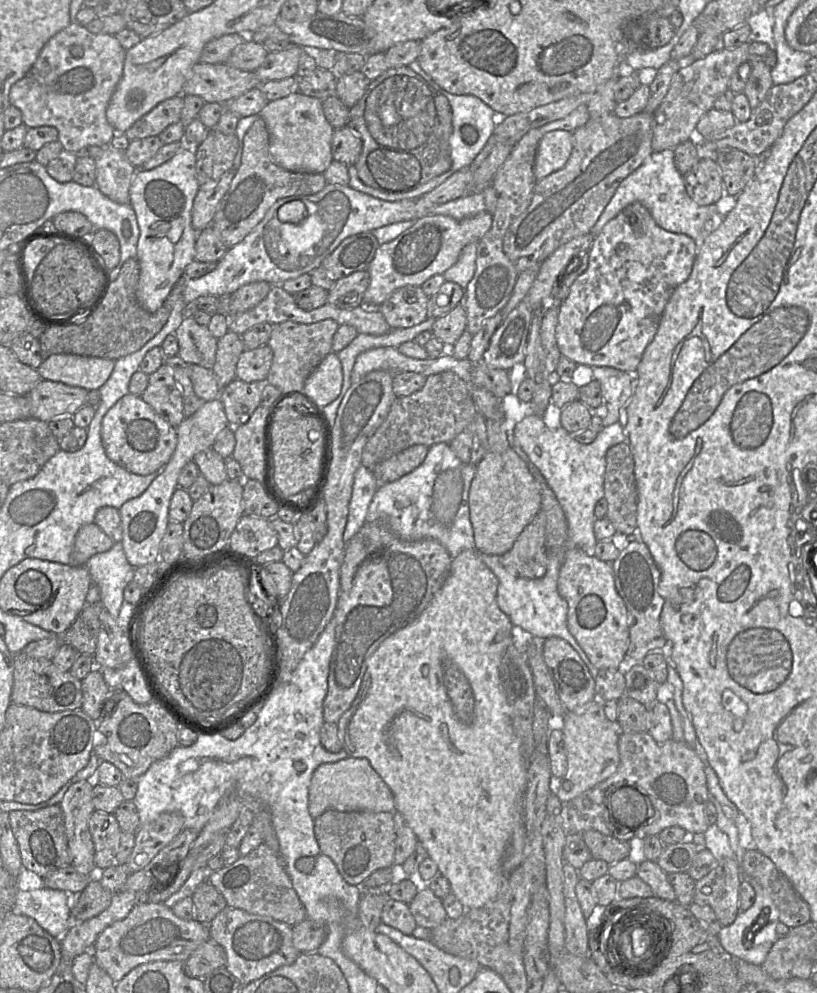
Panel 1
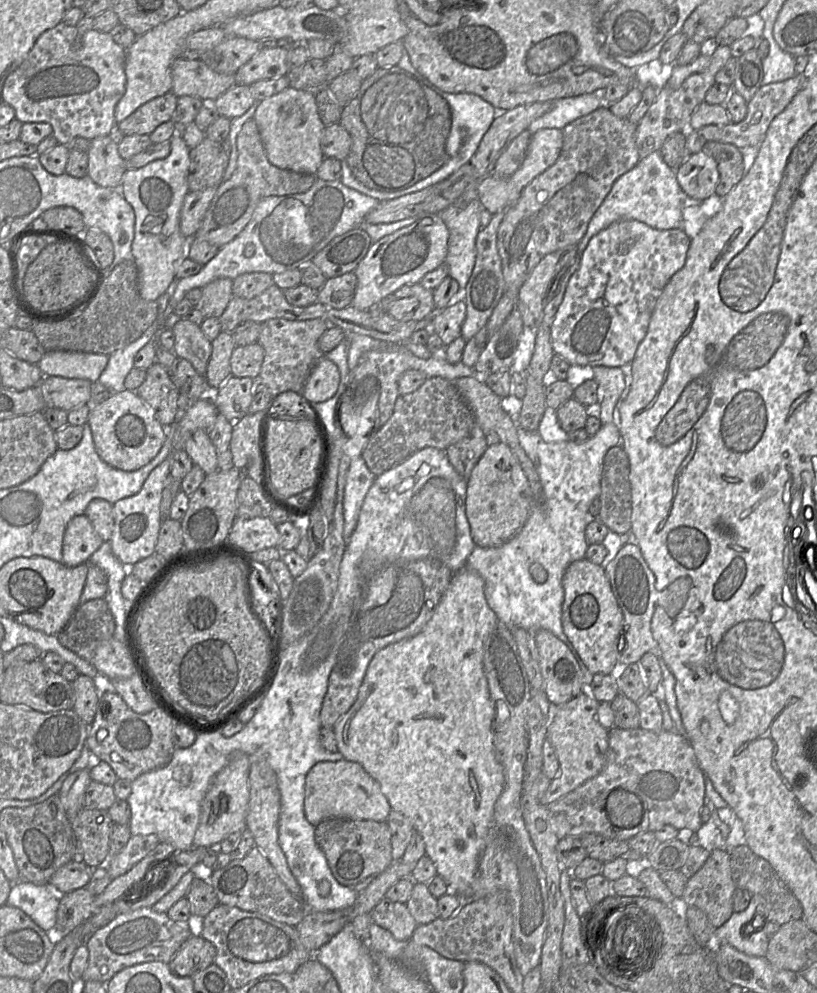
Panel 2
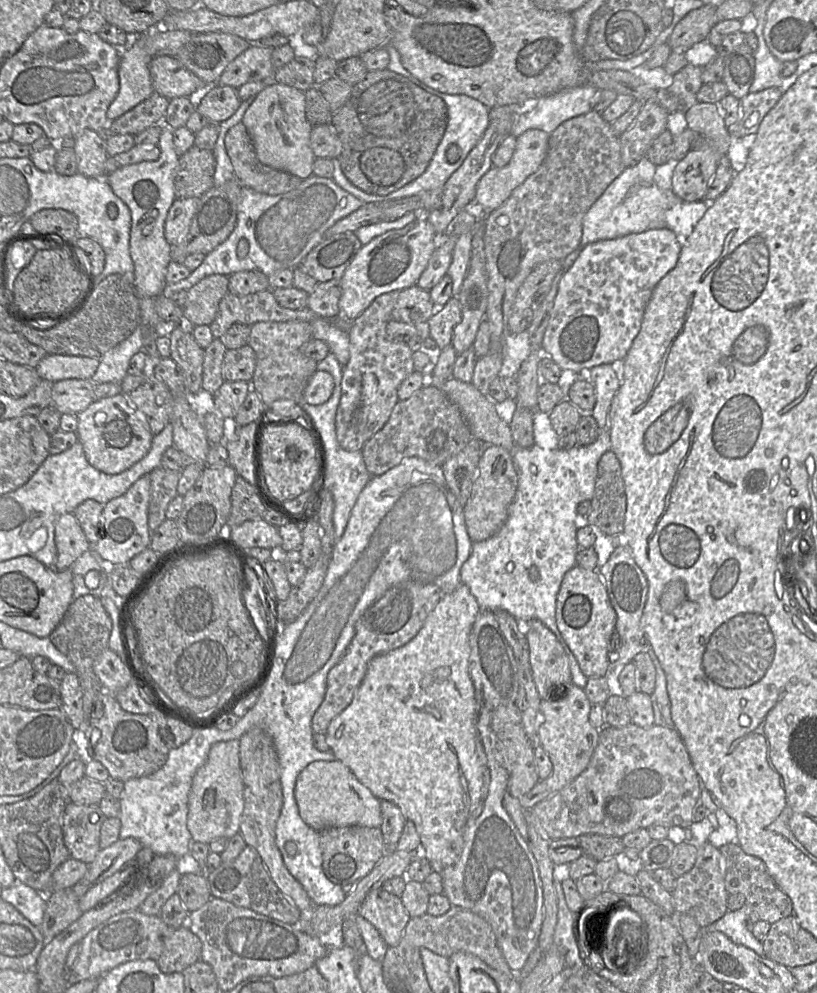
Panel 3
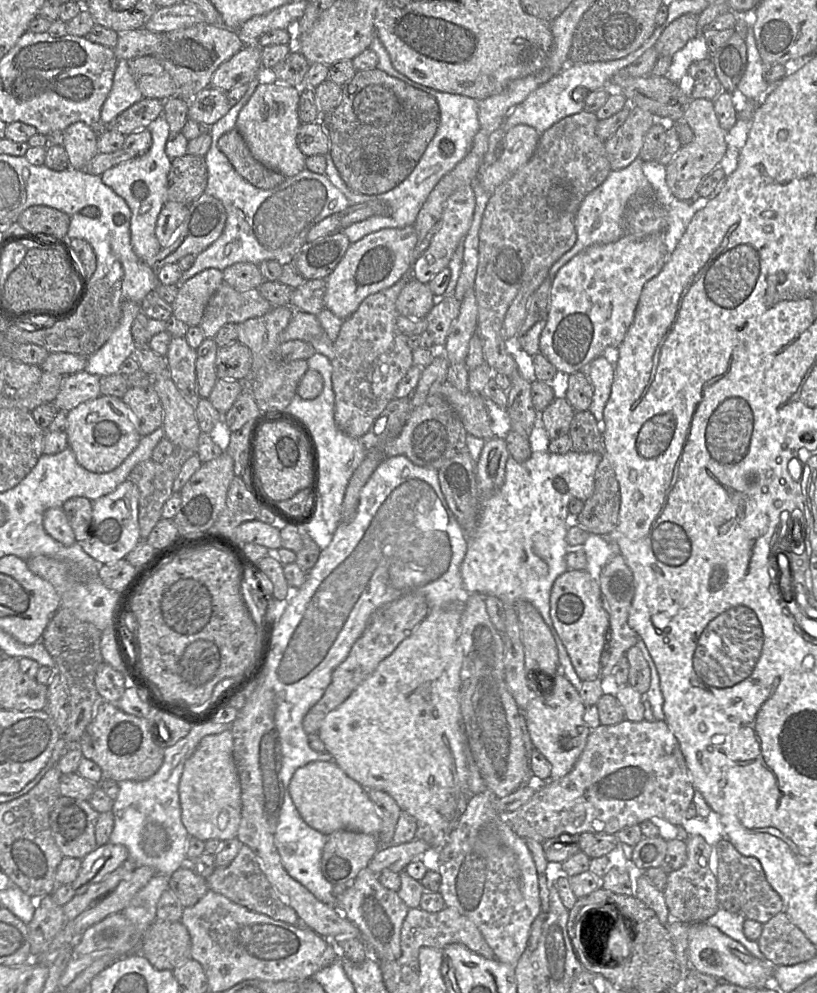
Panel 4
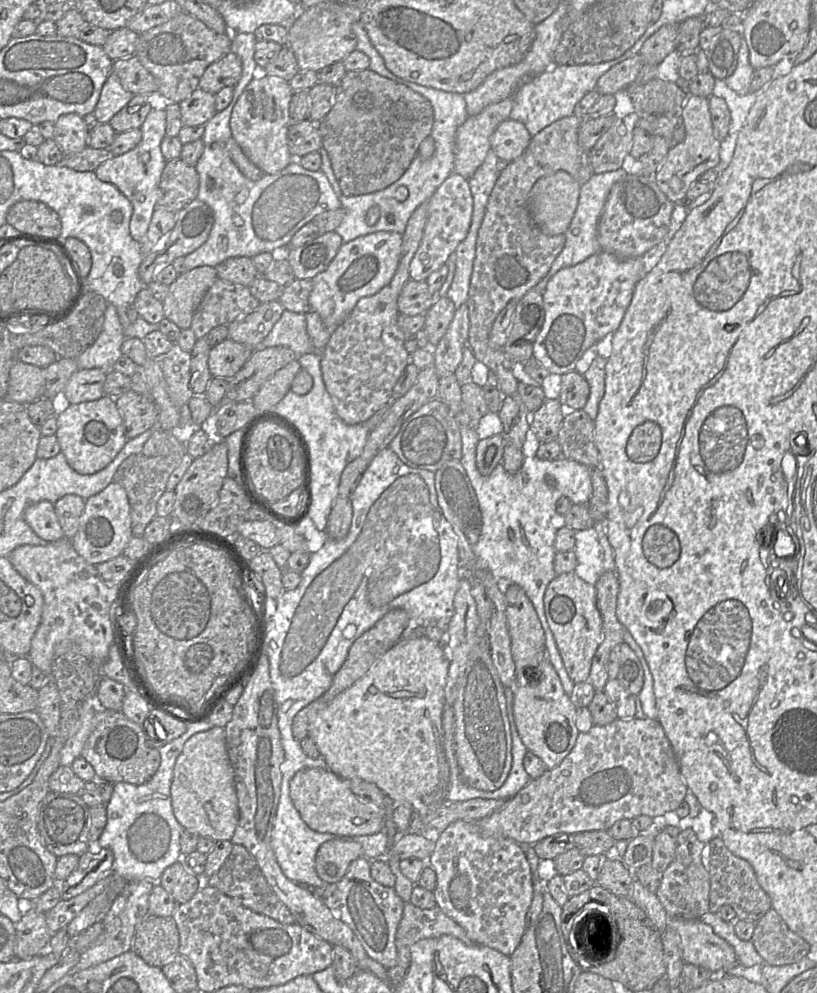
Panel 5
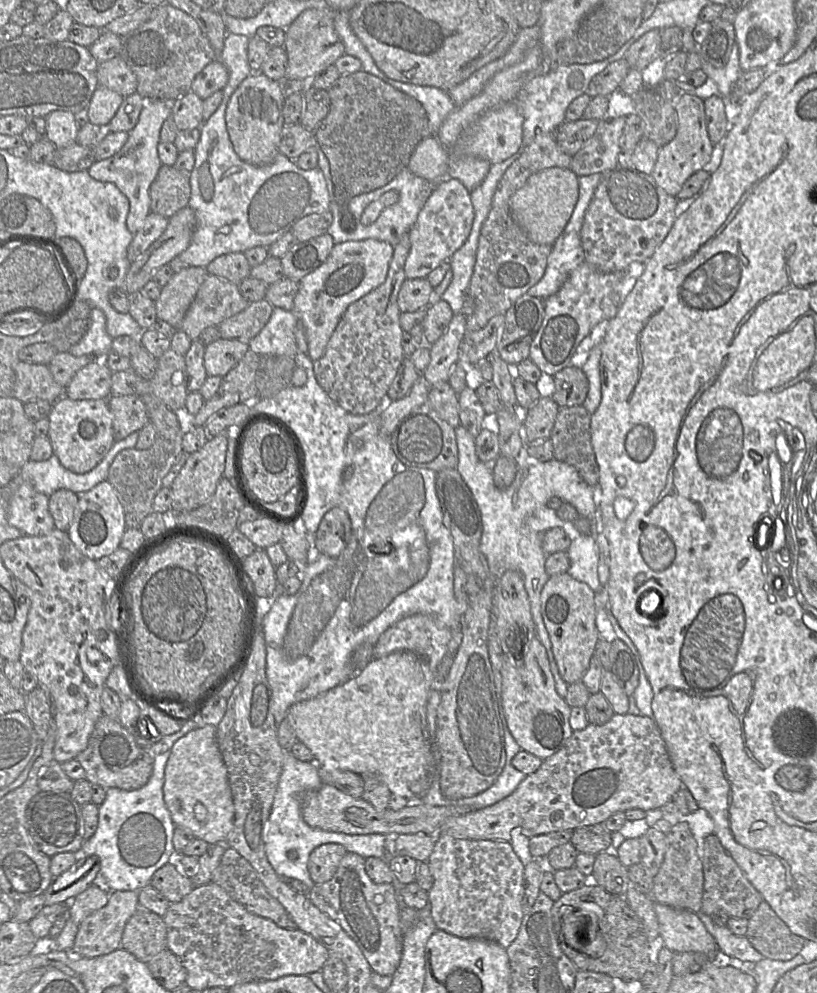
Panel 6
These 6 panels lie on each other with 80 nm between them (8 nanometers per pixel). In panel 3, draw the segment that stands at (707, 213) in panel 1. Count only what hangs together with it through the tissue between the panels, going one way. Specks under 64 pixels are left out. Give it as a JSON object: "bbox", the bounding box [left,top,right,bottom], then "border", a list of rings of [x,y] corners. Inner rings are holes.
{"bbox":[562,157,671,271],"border":[[[644,157],[633,166],[626,167],[622,173],[615,178],[602,195],[593,203],[585,214],[582,221],[582,237],[578,247],[562,260],[563,271],[570,268],[578,258],[583,248],[596,241],[614,239],[629,233],[641,232],[648,229],[660,229],[666,227],[666,211],[671,208],[670,201],[654,181],[656,165]]]}

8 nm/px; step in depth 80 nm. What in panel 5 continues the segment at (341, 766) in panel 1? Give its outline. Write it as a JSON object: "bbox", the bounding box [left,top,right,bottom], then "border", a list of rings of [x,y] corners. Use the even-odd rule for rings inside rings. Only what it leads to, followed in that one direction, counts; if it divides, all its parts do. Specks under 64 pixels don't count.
{"bbox":[290,768,386,837],"border":[[[328,768],[298,771],[290,781],[290,797],[307,826],[319,833],[356,837],[376,834],[385,828],[386,818],[381,810],[359,800],[351,791],[348,780]]]}

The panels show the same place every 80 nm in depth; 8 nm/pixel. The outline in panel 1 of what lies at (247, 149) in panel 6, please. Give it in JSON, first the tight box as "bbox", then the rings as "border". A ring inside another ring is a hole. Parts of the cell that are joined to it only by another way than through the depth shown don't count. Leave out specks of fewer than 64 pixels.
{"bbox":[258,92,334,173],"border":[[[300,92],[268,101],[258,114],[269,133],[269,151],[274,162],[293,172],[323,173],[334,160],[331,143],[334,128],[327,121],[322,100]]]}

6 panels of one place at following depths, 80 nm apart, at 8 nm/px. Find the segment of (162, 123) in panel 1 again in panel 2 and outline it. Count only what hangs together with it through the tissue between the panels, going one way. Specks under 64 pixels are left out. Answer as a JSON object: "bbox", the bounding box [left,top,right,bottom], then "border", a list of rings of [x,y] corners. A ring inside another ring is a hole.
{"bbox":[116,92,178,135],"border":[[[172,92],[156,97],[138,109],[116,128],[125,135],[150,135],[160,124],[171,121],[176,110],[178,97]]]}

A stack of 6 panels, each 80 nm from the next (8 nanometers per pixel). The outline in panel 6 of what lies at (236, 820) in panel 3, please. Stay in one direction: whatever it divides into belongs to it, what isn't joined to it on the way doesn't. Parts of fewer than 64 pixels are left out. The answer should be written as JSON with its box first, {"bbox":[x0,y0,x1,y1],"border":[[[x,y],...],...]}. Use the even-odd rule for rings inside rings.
{"bbox":[163,724,235,845],"border":[[[208,724],[188,732],[174,743],[165,767],[163,796],[176,826],[187,828],[196,838],[208,844],[226,845],[234,827],[235,808],[227,768],[216,740],[216,730],[217,727]]]}

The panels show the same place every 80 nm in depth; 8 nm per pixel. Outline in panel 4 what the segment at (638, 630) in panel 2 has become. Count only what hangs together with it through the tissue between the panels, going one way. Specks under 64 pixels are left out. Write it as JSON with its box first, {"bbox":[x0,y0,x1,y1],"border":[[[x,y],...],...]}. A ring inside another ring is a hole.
{"bbox":[599,553,640,679],"border":[[[620,553],[613,555],[603,567],[599,576],[599,584],[603,604],[609,615],[609,628],[600,658],[601,672],[599,679],[604,679],[609,678],[613,667],[622,657],[625,657],[629,648],[636,646],[640,638],[628,624],[629,610],[635,594],[635,581],[631,569]]]}

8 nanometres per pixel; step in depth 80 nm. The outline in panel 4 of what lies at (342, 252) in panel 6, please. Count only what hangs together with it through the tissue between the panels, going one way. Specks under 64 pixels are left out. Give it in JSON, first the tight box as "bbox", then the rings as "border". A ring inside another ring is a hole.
{"bbox":[324,225,418,320],"border":[[[413,225],[404,228],[384,228],[370,233],[360,240],[351,243],[344,257],[335,267],[333,272],[325,278],[326,291],[324,295],[325,308],[342,320],[351,316],[360,303],[369,295],[395,284],[400,278],[410,271],[412,276],[413,251],[417,244],[418,236]]]}

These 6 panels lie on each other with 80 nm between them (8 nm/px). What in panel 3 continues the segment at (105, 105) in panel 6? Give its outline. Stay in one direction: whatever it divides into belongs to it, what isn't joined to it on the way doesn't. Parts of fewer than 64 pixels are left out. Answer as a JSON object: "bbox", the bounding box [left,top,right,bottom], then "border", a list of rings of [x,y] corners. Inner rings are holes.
{"bbox":[107,41,154,121],"border":[[[137,41],[121,50],[118,66],[119,91],[107,110],[110,121],[120,117],[154,93],[150,74],[153,56]]]}

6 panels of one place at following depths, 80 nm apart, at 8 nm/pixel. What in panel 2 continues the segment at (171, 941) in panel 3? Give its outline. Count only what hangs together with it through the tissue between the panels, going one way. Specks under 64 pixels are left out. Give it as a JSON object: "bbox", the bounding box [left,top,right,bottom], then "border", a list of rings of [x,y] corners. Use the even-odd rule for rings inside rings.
{"bbox":[168,935,215,977],"border":[[[200,935],[190,936],[168,962],[171,972],[176,976],[192,977],[214,963],[215,946]]]}

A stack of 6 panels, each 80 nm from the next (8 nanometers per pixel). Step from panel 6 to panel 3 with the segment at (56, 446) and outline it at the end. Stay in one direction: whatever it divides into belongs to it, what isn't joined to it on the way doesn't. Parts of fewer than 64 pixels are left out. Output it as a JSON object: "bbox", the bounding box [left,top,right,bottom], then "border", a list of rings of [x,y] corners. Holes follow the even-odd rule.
{"bbox":[76,393,153,474],"border":[[[123,393],[96,399],[78,413],[76,434],[89,464],[106,474],[121,473],[140,461],[150,450],[153,439],[146,421]]]}

